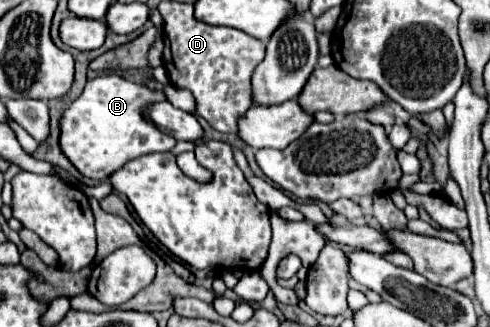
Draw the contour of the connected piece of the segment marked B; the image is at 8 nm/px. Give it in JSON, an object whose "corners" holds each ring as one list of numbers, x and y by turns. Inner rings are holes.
{"corners":[[101,74,87,82,83,94,61,114,59,148,67,160,91,180,105,180,129,160,151,152,169,152,175,138,157,130,141,116,141,108,149,102,165,100,163,92,123,80,119,74]]}

